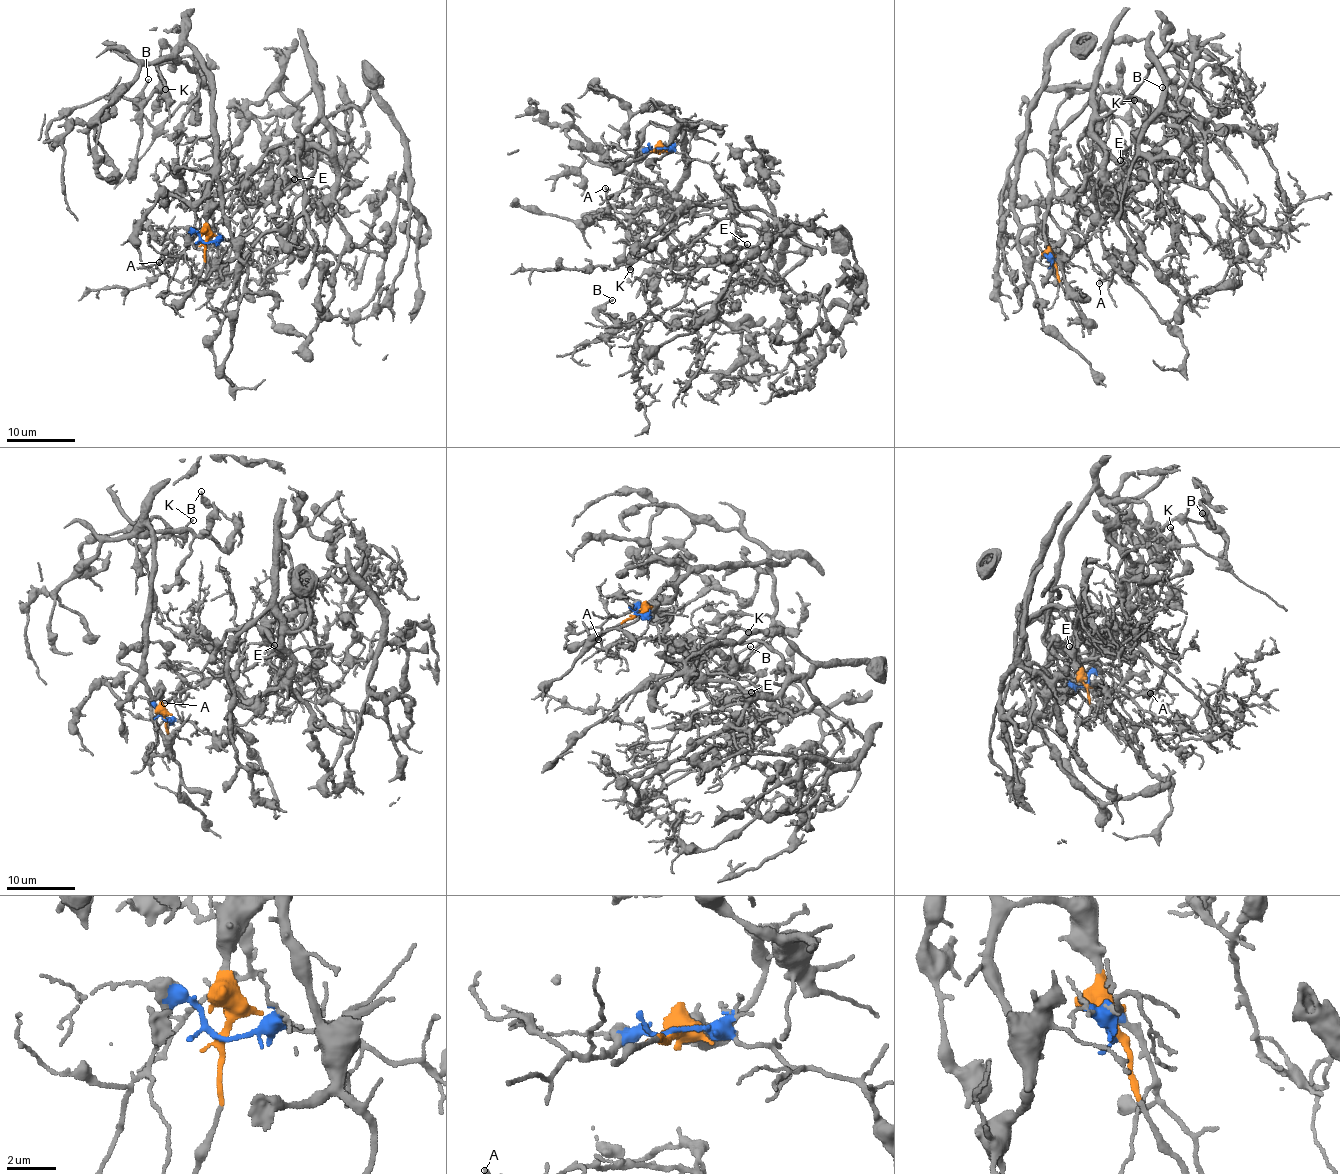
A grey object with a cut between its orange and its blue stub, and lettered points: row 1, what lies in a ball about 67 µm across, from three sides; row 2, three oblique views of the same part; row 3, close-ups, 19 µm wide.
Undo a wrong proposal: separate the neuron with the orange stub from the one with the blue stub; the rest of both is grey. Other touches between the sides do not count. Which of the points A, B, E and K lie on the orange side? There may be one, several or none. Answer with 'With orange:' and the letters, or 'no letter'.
With orange: B, K

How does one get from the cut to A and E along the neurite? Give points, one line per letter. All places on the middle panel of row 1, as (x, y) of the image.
A: (657, 149), (707, 161), (735, 200), (738, 247), (752, 247), (750, 226), (662, 187), (604, 187)
E: (657, 149), (672, 147), (707, 161), (715, 178), (732, 197), (738, 247), (744, 247), (741, 249), (747, 244)

